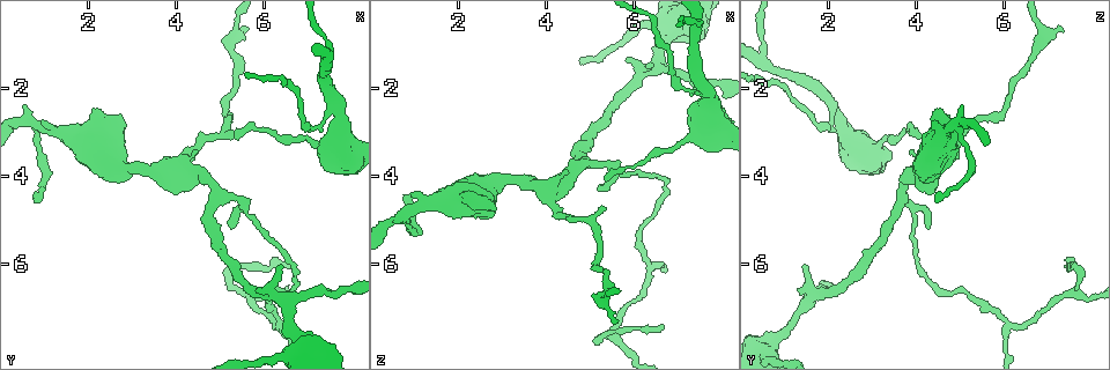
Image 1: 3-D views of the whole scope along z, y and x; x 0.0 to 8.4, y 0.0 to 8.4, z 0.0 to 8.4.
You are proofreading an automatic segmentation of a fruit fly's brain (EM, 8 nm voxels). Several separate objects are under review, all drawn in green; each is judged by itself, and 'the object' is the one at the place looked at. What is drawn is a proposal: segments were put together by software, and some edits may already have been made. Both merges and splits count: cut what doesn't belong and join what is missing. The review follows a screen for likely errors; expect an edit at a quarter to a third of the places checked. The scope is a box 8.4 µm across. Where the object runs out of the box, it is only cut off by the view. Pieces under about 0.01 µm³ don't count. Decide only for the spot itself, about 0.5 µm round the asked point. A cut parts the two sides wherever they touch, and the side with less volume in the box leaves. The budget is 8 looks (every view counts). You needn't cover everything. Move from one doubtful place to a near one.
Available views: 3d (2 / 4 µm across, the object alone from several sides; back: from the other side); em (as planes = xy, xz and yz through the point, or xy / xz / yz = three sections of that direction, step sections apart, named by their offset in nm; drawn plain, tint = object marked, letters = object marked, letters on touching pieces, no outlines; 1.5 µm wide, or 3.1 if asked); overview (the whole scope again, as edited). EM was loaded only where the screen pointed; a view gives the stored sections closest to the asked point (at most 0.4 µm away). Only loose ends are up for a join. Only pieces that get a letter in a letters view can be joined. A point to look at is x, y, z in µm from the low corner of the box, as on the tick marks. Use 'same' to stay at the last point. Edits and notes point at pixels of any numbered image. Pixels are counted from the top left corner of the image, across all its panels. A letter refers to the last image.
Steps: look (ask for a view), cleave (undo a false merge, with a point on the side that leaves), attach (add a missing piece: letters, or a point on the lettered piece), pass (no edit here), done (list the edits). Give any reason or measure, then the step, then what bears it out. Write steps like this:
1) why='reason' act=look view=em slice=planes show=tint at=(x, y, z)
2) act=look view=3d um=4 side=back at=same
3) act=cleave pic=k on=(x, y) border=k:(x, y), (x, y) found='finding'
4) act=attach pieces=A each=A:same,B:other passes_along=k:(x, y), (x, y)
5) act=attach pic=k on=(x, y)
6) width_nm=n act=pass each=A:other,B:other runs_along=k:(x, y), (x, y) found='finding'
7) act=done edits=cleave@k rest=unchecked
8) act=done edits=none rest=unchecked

why='three arms meet' act=look view=em slice=planes show=letters at=(4.10, 3.95, 4.30)

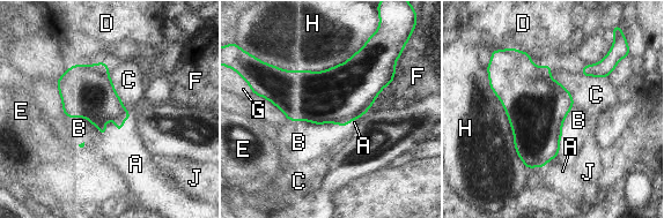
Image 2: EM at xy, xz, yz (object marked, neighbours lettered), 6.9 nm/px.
act=pass each=A:other,B:other,C:other,D:other,E:other,F:other,G:other,H:other,J:other found='continuous, no second neuron'

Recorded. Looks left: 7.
why='branch point' act=look view=3d um=2 at=(6.35, 7.30, 6.05)

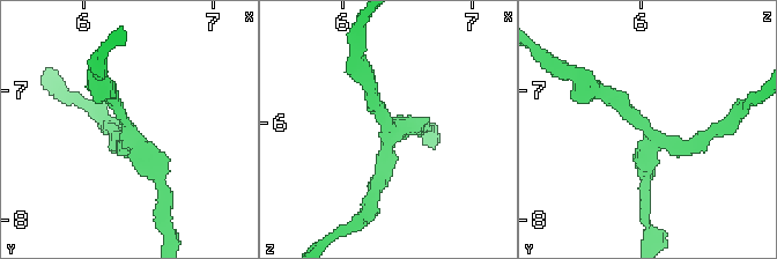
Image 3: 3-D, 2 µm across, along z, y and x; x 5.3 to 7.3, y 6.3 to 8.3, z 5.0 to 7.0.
arms=3 why='now the EM' act=look view=em slice=planes show=tint at=(6.38, 7.30, 6.08)

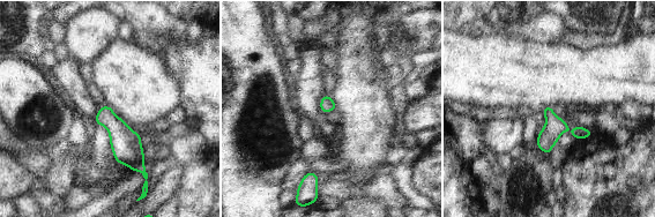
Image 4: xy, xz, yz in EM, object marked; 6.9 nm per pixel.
why='see the neighbours' act=look view=em slice=planes show=letters at=same

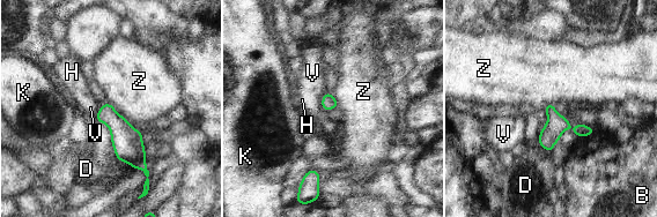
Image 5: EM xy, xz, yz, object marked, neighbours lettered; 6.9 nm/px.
width_nm=110 act=pass each=B:other,D:other,H:other,K:other,V:other,Z:other border=5:(554, 104), (547, 104), (543, 107) found='all the same neuron'

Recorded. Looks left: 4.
why='sharp bend' act=look view=em slice=xz step=4 show=tint at=(5.50, 6.70, 7.60)

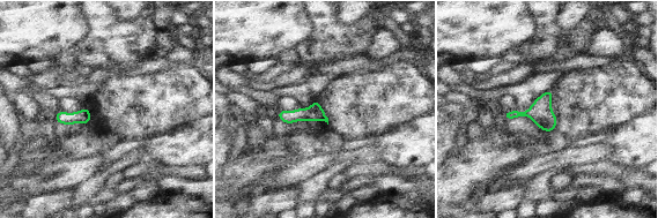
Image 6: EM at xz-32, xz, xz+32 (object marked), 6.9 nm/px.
act=look view=em slice=planes show=letters at=same

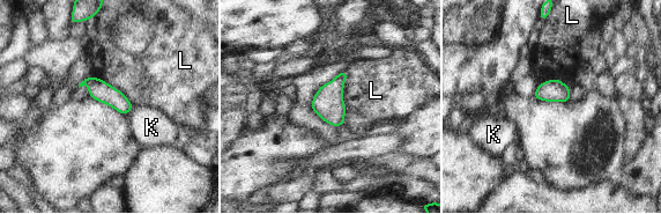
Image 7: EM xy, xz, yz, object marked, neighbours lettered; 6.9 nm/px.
longest_contact=L:360nm act=pass each=K:other,L:other border=7:(346, 71), (343, 123) found='continuous, no second neuron'

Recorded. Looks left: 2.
why='three arms meet' act=look view=em slice=planes show=letters at=(0.85, 2.90, 4.90)

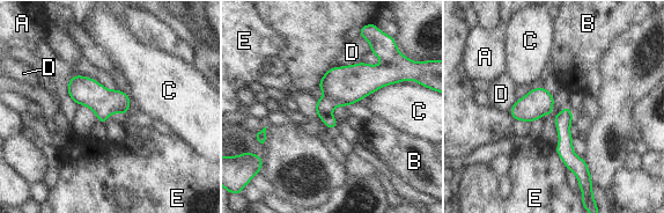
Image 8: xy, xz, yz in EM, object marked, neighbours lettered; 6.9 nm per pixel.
longest_contact=C:280nm act=pass each=A:other,B:other,C:other,D:other,E:other border=8:(400, 81), (380, 87), (366, 97) found='continuous, no second neuron'

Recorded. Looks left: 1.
act=done edits=none rest=unchecked

